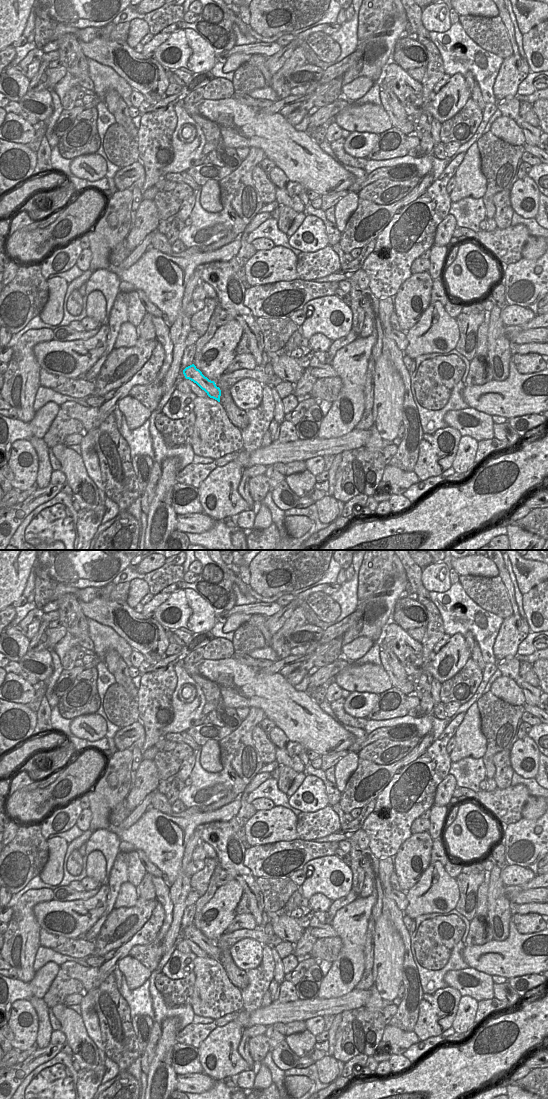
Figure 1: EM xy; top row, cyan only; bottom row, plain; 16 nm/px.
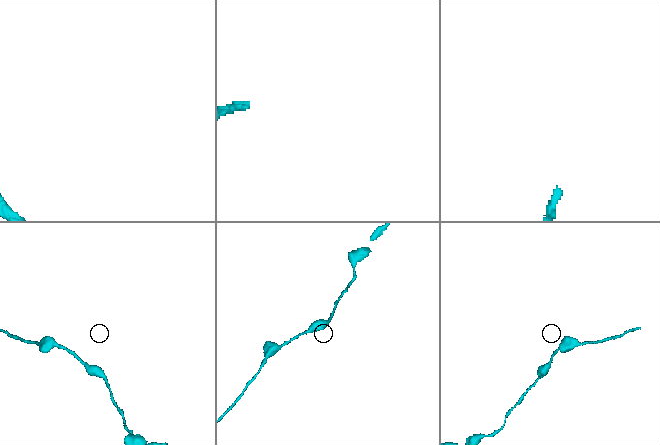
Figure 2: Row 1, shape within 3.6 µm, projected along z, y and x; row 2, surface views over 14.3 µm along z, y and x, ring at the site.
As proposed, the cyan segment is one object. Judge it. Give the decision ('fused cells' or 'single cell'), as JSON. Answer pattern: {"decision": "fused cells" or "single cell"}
{"decision": "single cell"}

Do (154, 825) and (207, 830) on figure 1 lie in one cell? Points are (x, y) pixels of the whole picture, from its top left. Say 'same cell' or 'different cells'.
different cells

